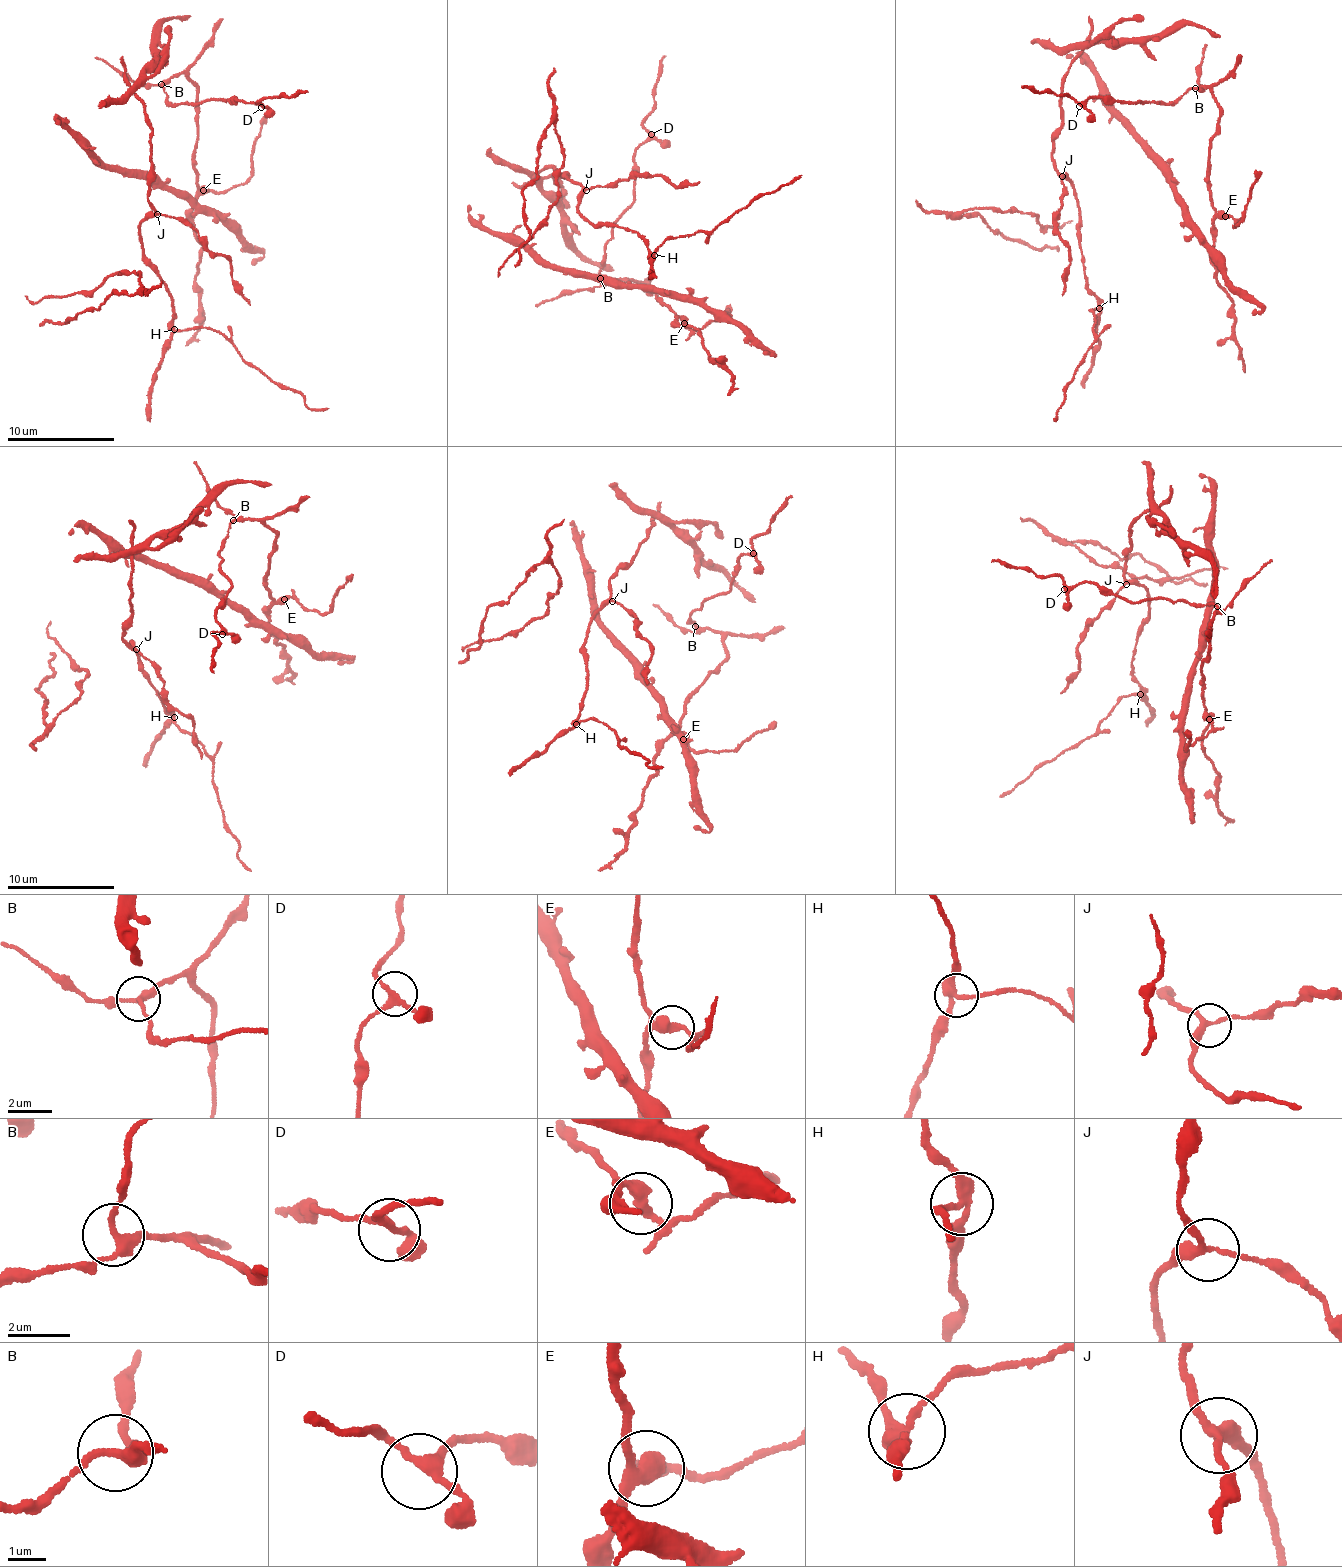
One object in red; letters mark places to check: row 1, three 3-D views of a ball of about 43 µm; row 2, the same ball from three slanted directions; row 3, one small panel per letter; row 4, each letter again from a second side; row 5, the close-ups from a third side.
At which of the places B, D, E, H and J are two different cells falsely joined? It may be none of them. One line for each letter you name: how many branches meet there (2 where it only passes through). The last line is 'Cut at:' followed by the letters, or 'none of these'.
E: Branches: 3
H: Branches: 3
Cut at: E, H

